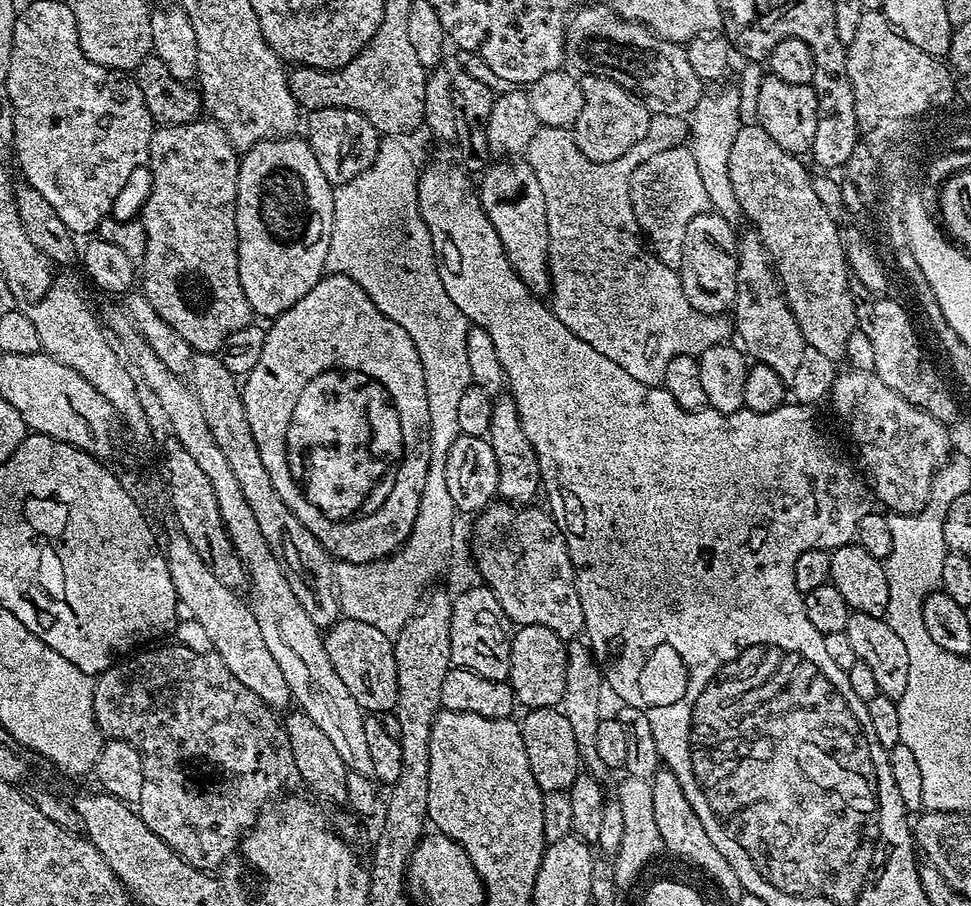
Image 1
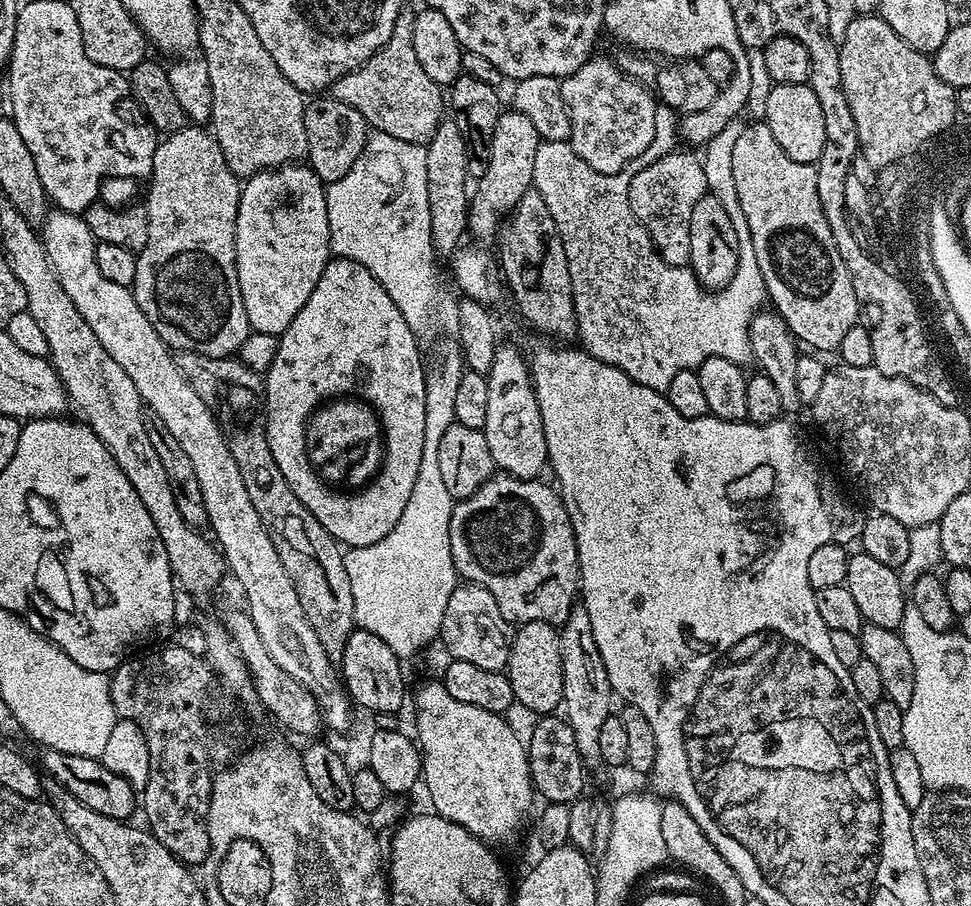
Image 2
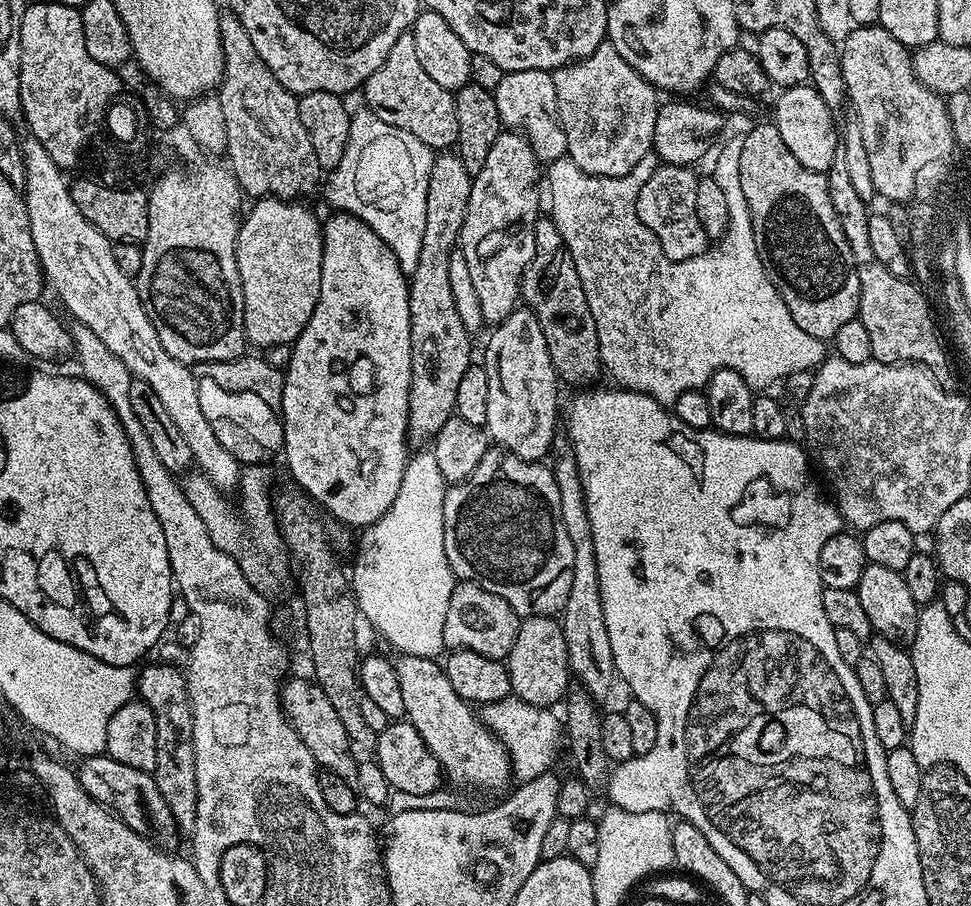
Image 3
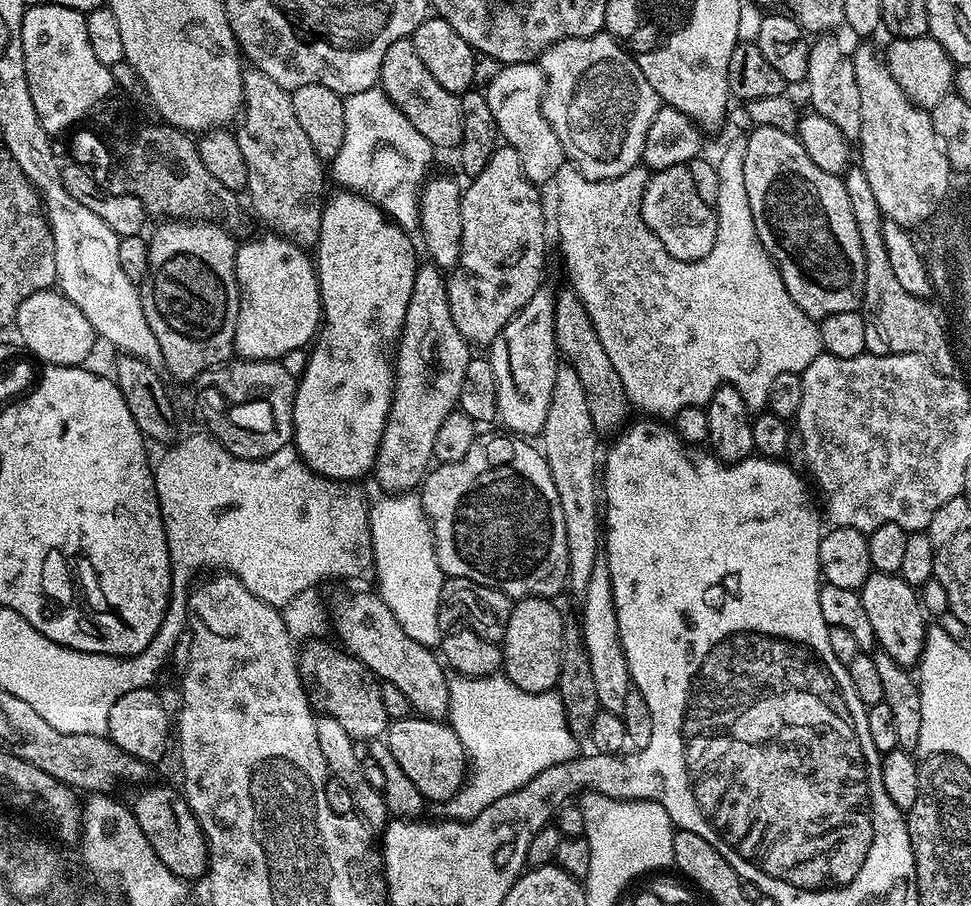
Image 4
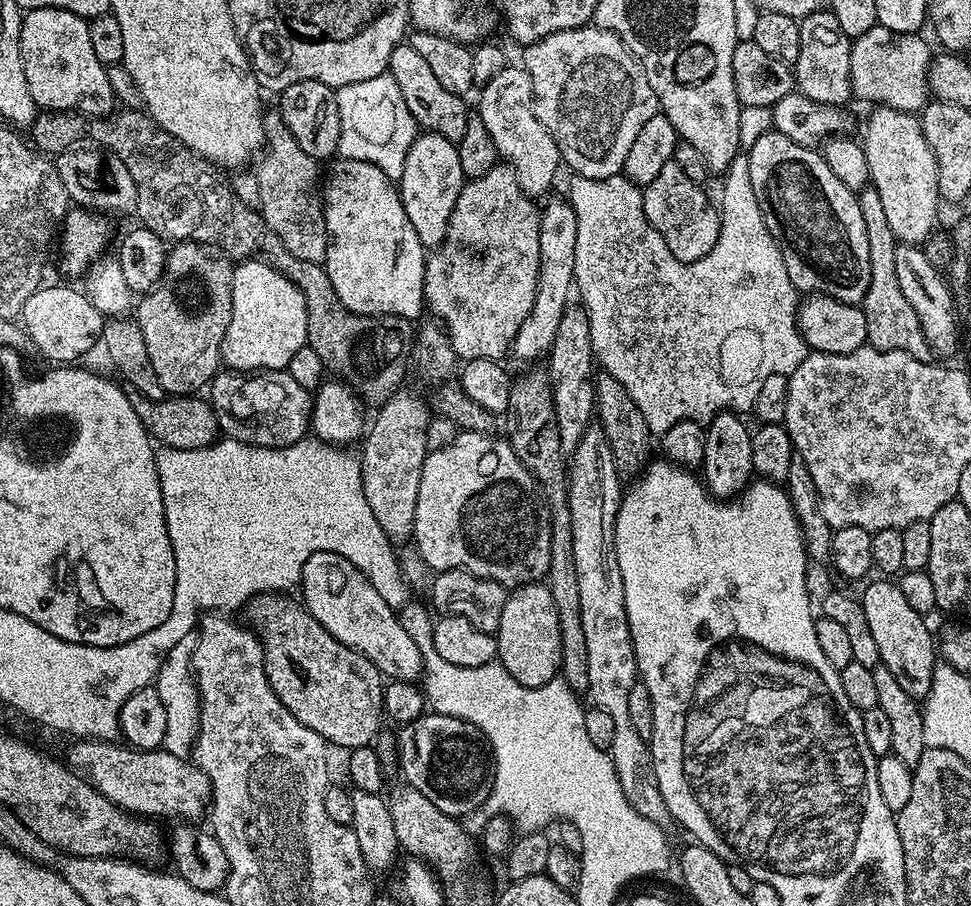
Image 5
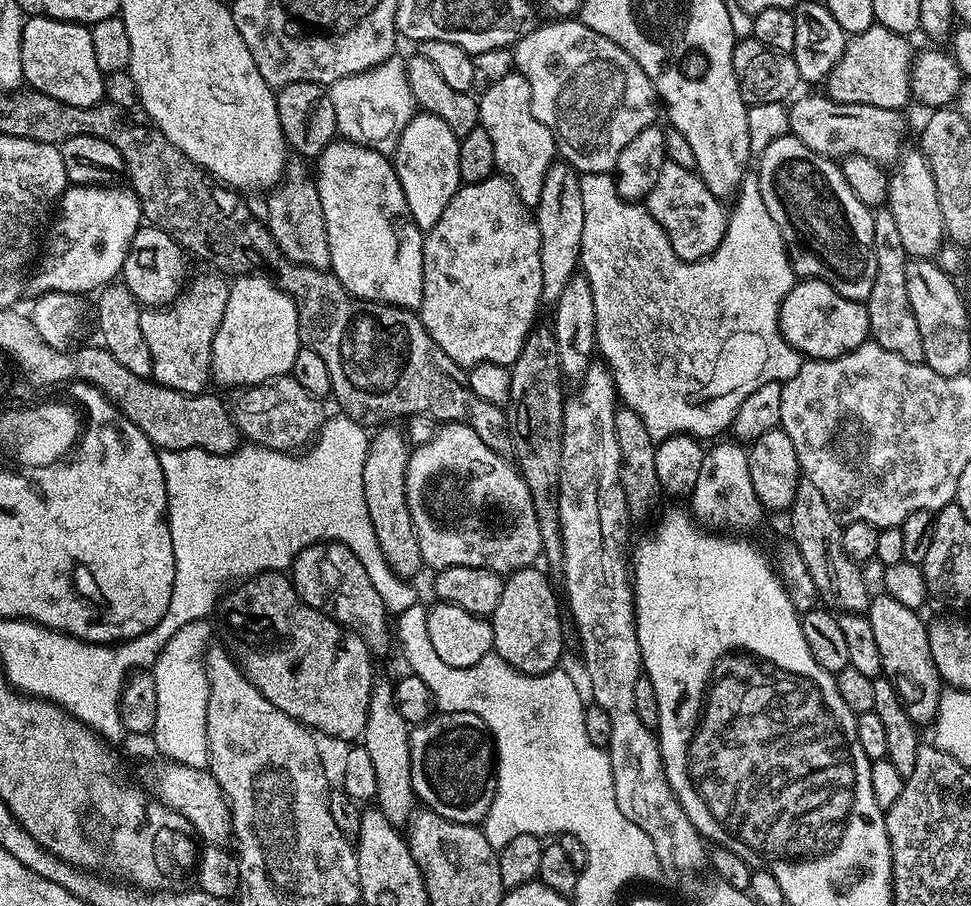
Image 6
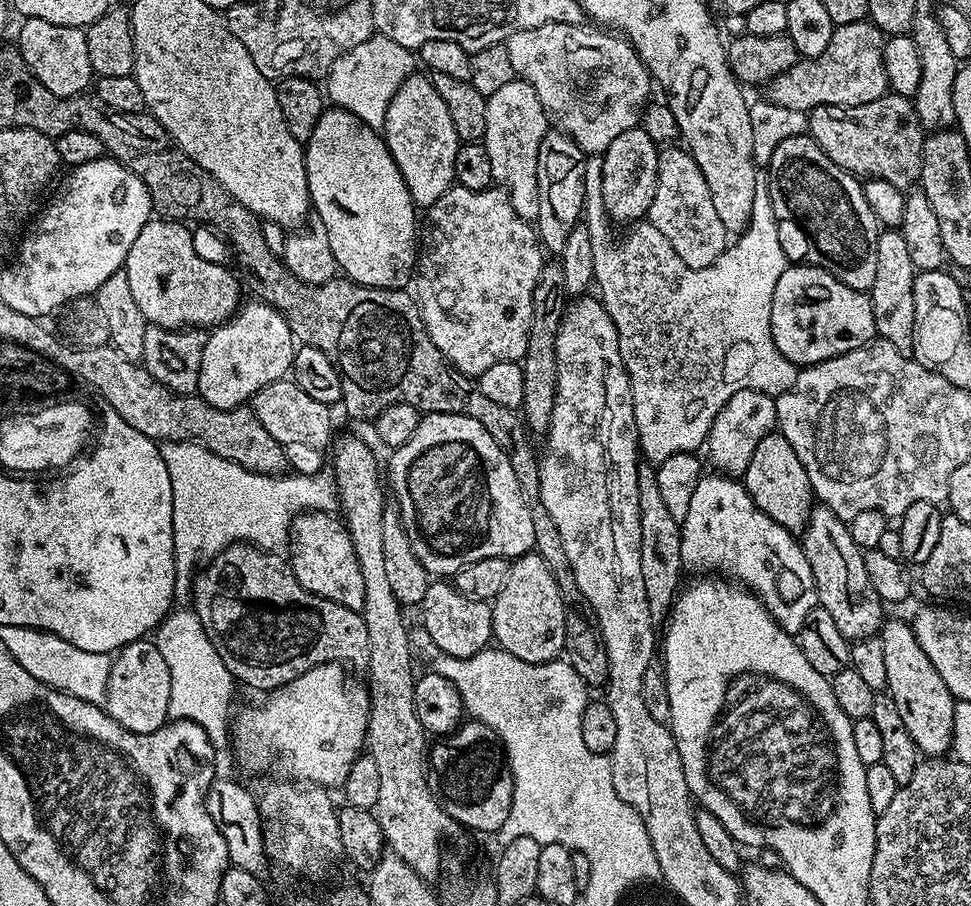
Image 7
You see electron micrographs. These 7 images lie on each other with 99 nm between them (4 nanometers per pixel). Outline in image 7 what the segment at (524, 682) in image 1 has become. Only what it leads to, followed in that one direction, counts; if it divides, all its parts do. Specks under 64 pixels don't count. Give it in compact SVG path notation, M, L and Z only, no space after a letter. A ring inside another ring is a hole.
M536 551L517 556L512 561L506 586L502 586L495 600L491 601L491 606L495 643L514 654L514 658L522 658L522 662L545 664L563 653L566 605L558 582L554 582L554 574L550 574L550 566L542 562Z

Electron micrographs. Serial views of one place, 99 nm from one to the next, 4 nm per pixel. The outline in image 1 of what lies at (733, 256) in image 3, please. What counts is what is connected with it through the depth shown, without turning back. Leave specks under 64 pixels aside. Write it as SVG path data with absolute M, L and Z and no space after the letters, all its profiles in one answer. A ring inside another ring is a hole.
M655 114L651 117L646 138L642 138L642 142L634 142L634 146L630 146L630 150L614 162L594 162L586 158L586 154L578 150L575 135L566 128L541 127L534 134L534 142L530 142L526 153L526 163L532 167L538 183L542 185L542 194L546 194L552 311L571 332L582 338L582 342L590 342L598 354L606 354L606 358L610 358L610 362L618 362L626 374L649 386L663 381L670 358L699 357L700 353L710 350L710 346L725 343L734 332L727 315L711 316L694 310L683 292L679 271L663 264L650 250L630 202L630 182L634 170L642 166L646 158L654 158L654 154L662 154L662 150L683 145L689 136L690 124L685 117Z

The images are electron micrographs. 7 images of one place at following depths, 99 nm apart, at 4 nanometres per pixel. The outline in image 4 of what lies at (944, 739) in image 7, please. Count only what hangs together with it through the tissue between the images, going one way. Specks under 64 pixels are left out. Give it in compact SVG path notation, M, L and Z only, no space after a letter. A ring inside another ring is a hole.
M873 571L858 591L862 606L866 606L866 614L870 617L870 626L874 626L879 651L890 654L890 658L903 668L911 669L923 648L922 620L926 618L917 589L911 588L899 574Z

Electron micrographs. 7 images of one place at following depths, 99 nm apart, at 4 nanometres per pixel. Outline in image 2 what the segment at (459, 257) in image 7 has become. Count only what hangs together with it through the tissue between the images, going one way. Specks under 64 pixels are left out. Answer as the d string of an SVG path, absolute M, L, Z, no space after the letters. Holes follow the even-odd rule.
M515 110L501 111L498 122L494 126L488 165L478 178L477 184L480 185L477 188L475 185L470 196L467 231L471 235L476 235L477 241L484 242L487 236L495 237L499 233L500 225L514 210L514 206L518 206L522 196L533 187L534 154L538 154L538 146L541 142L538 130L534 130L526 114Z

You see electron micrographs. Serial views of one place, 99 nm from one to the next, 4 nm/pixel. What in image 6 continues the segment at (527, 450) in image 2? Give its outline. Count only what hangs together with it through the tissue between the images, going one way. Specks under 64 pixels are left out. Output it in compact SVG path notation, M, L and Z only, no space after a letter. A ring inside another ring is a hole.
M567 162L553 163L546 170L546 178L542 182L542 198L540 205L534 210L538 230L540 231L540 249L538 258L542 258L542 290L543 299L548 302L555 300L562 294L566 282L570 281L572 275L578 272L580 262L580 243L582 242L582 190L580 189L581 173L577 172Z

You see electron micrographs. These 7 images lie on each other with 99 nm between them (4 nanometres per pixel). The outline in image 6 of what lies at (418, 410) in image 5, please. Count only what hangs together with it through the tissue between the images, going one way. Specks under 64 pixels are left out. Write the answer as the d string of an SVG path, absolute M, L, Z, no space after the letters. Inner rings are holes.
M384 426L371 433L366 454L366 466L362 466L362 486L366 494L366 510L370 510L370 522L374 522L374 535L378 537L378 546L382 546L382 554L386 562L390 562L390 570L409 582L415 581L420 571L425 571L426 565L422 558L422 546L418 546L418 534L414 530L414 518L410 514L410 506L406 498L406 470L410 445L405 433L396 426Z

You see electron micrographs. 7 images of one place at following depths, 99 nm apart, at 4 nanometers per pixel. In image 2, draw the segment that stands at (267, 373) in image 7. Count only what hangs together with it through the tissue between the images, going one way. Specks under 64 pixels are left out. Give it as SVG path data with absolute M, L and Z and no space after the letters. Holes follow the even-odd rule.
M297 162L283 168L267 168L243 181L236 215L236 269L238 290L242 290L242 306L246 306L251 331L280 337L286 326L294 322L294 314L306 306L306 298L314 294L314 286L318 286L318 278L322 278L322 270L328 265L329 238L326 185L310 166Z

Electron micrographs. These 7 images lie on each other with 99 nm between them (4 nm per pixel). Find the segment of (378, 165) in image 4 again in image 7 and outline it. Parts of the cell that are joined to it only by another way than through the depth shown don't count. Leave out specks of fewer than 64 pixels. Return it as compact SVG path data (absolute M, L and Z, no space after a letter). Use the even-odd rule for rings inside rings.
M374 34L366 42L354 46L354 50L346 50L334 62L326 77L326 96L335 107L354 114L366 126L377 130L383 129L386 122L386 110L406 77L413 75L418 60L413 49L398 46L398 42L390 42L390 38Z

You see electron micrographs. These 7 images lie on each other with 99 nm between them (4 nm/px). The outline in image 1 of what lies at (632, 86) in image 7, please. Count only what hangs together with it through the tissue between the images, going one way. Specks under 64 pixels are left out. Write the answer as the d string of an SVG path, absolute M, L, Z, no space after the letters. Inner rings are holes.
M585 75L580 80L580 85L582 86L584 102L582 114L578 114L574 125L574 135L578 150L582 150L582 154L586 154L586 158L590 158L594 162L614 162L618 158L622 158L622 154L626 154L626 150L630 150L630 146L634 146L634 142L642 142L642 138L646 138L650 113L642 101L637 100L622 86L618 86L618 82L605 76Z

